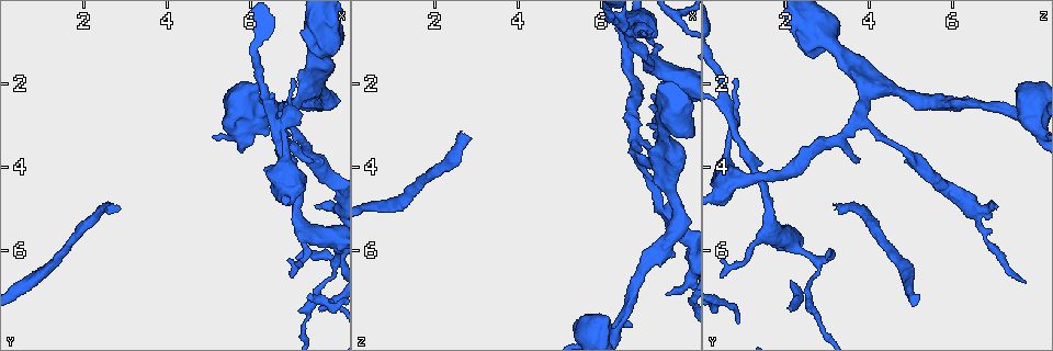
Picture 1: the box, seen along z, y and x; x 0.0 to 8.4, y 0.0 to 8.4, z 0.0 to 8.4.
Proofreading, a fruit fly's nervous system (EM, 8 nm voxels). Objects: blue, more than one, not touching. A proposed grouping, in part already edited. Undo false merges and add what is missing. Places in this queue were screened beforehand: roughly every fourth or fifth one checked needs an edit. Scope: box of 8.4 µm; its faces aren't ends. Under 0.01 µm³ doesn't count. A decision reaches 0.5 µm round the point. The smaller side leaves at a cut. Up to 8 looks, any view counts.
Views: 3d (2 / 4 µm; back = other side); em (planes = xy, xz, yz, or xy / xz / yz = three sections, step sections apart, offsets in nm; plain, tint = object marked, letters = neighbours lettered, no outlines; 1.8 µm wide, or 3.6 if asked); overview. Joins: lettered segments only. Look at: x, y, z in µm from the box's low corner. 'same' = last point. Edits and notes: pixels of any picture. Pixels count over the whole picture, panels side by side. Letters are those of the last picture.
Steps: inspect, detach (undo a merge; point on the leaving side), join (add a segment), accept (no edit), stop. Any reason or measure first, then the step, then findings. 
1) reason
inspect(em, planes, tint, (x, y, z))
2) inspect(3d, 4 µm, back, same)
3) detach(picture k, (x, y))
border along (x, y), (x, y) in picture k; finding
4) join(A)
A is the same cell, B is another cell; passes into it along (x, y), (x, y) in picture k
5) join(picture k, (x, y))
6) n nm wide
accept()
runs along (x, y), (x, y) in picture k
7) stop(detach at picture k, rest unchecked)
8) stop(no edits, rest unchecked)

inspect(3d, 2 µm, (6.80, 3.05, 0.70))

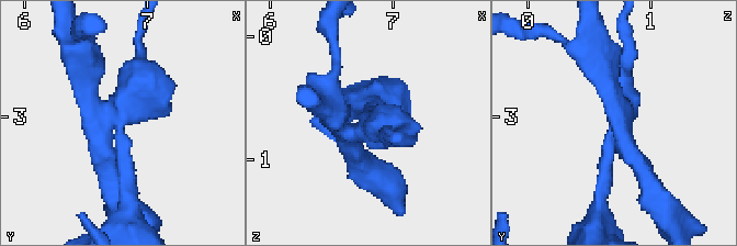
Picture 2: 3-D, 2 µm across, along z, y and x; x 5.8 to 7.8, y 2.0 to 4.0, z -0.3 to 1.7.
shape alone is not enough
inspect(em, planes, plain, (6.78, 3.04, 0.70))

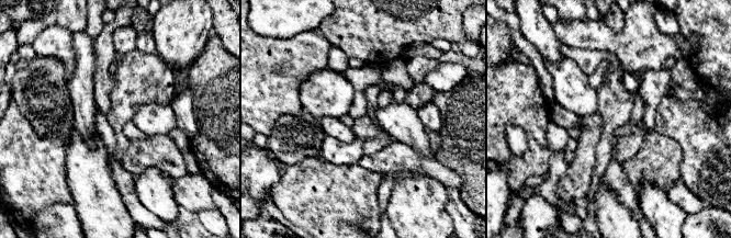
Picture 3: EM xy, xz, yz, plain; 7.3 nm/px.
inspect(em, planes, letters, same)

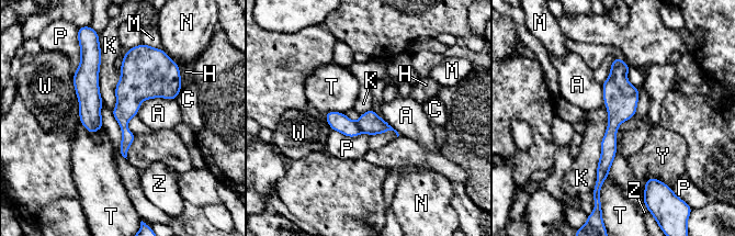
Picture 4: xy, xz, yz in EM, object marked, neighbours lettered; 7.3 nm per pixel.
detach(picture 4, (339, 122))
A, C, H, K, M, N, P, T, W, Y and Z are other cells; the part that leaves runs along (98, 56), (90, 67), (91, 130) in picture 4; two cells meet here

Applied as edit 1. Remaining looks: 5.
an open end
inspect(em, planes, letters, (2.85, 4.95, 3.25))

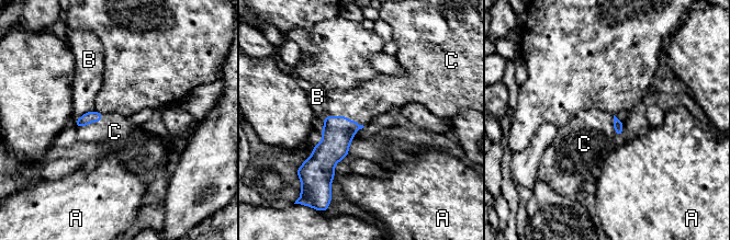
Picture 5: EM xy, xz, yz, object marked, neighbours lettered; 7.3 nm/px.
C touches over 300 nm
join(C)
C is the same cell, A and B are other cells; the cell continues

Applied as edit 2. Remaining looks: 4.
tapers out
inspect(em, 3.6 µm, yz, step 16, tint, (7.50, 3.80, 3.80))

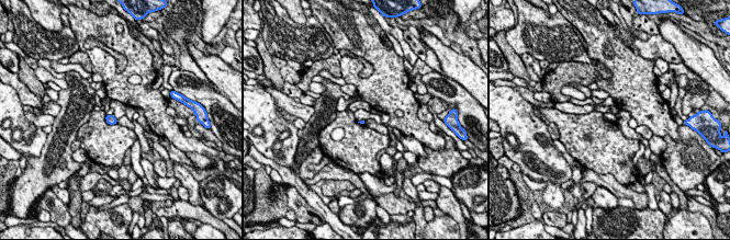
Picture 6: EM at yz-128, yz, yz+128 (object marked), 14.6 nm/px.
cut it another way
inspect(em, 3.6 µm, planes, letters, same)

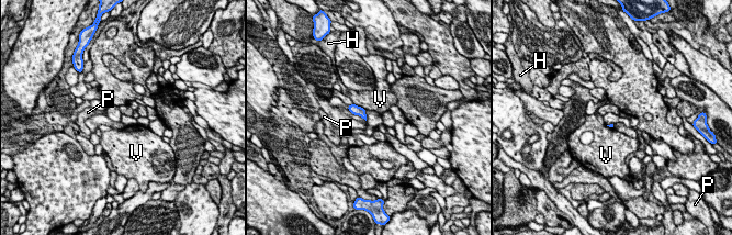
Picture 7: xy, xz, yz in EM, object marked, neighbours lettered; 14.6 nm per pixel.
accept()
H, P and V are other cells; no lettered segment goes on from it

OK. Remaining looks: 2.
abrupt turn
inspect(3d, 4 µm, (6.30, 2.90, 7.85))

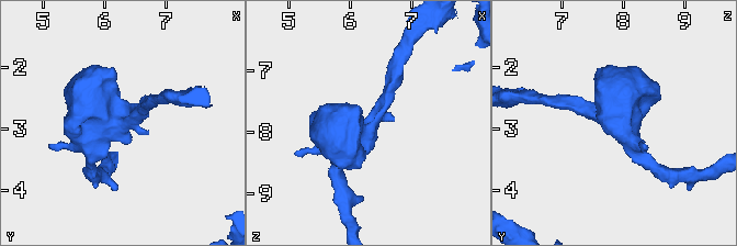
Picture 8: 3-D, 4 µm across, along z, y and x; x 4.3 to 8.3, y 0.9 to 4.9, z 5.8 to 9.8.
now the EM
inspect(em, 3.6 µm, xy, step 16, letters, (6.30, 2.85, 7.85))

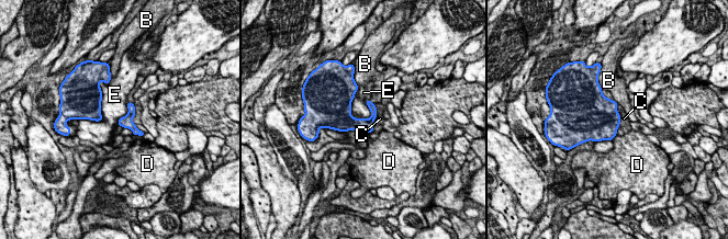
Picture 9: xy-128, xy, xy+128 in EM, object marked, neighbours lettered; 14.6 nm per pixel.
4 arms
accept()
B, C, D and E are other cells; border along (101, 88), (101, 118), (81, 120) in picture 9; one cell here

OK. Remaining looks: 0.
stop(detach at picture 4, join at picture 5, rest unchecked)

